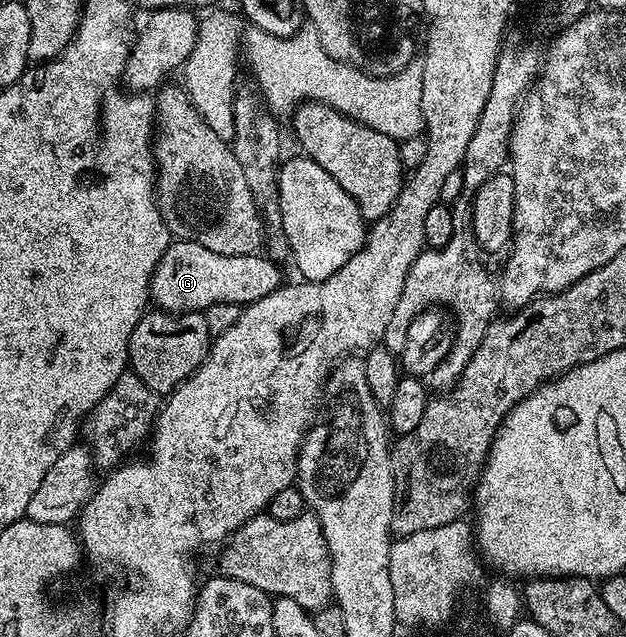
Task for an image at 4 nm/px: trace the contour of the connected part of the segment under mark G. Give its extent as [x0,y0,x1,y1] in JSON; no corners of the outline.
[151,240,281,313]

